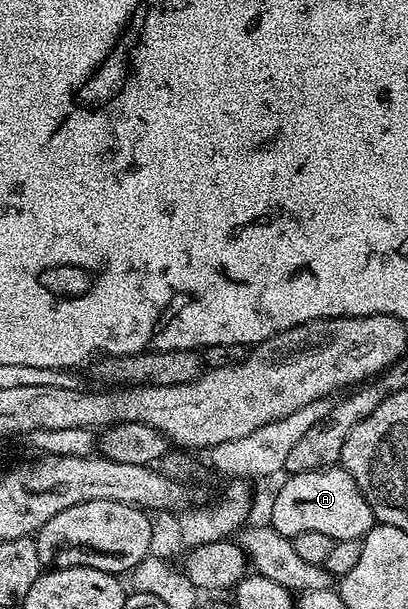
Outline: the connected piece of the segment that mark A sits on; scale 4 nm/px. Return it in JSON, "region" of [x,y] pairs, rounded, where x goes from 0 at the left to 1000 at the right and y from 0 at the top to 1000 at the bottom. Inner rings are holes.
{"region":[[[819,764],[794,773],[708,780],[701,788],[659,833],[657,857],[689,878],[716,882],[733,875],[801,875],[801,882],[821,888],[882,887],[919,864],[900,816],[890,816],[880,796],[870,796],[860,777],[850,777],[843,767]]]}

